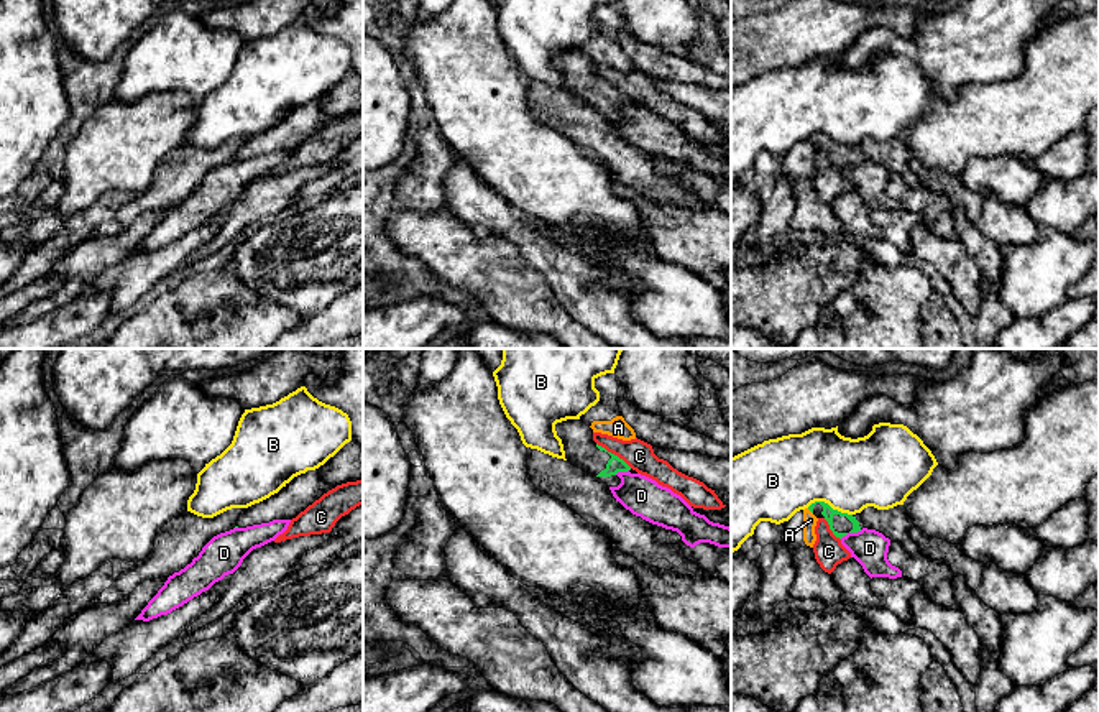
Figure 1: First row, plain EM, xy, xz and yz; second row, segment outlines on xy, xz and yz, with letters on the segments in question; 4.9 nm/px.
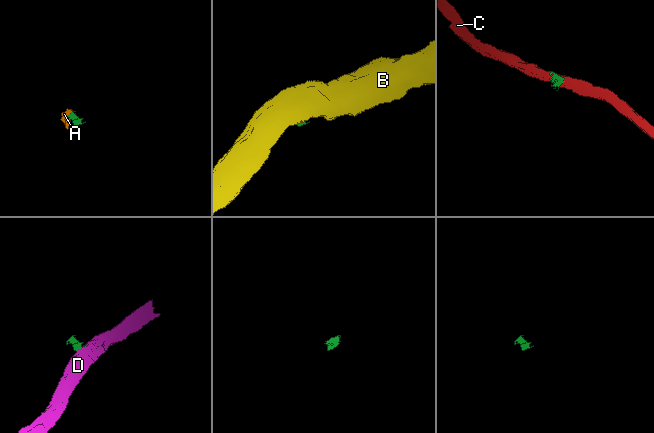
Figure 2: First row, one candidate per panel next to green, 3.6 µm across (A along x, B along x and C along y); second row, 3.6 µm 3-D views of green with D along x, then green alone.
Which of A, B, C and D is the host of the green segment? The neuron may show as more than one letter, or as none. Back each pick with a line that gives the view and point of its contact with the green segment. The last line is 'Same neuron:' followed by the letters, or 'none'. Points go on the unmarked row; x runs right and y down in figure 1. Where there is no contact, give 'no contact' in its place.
Same neuron: none

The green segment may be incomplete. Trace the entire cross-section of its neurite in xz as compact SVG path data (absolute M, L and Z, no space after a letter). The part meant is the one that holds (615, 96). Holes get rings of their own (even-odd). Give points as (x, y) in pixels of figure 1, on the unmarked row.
M582 51L557 54L555 62L562 71L565 90L586 105L596 107L608 118L621 115L618 104L637 105L623 90L598 77L593 72L593 61Z

